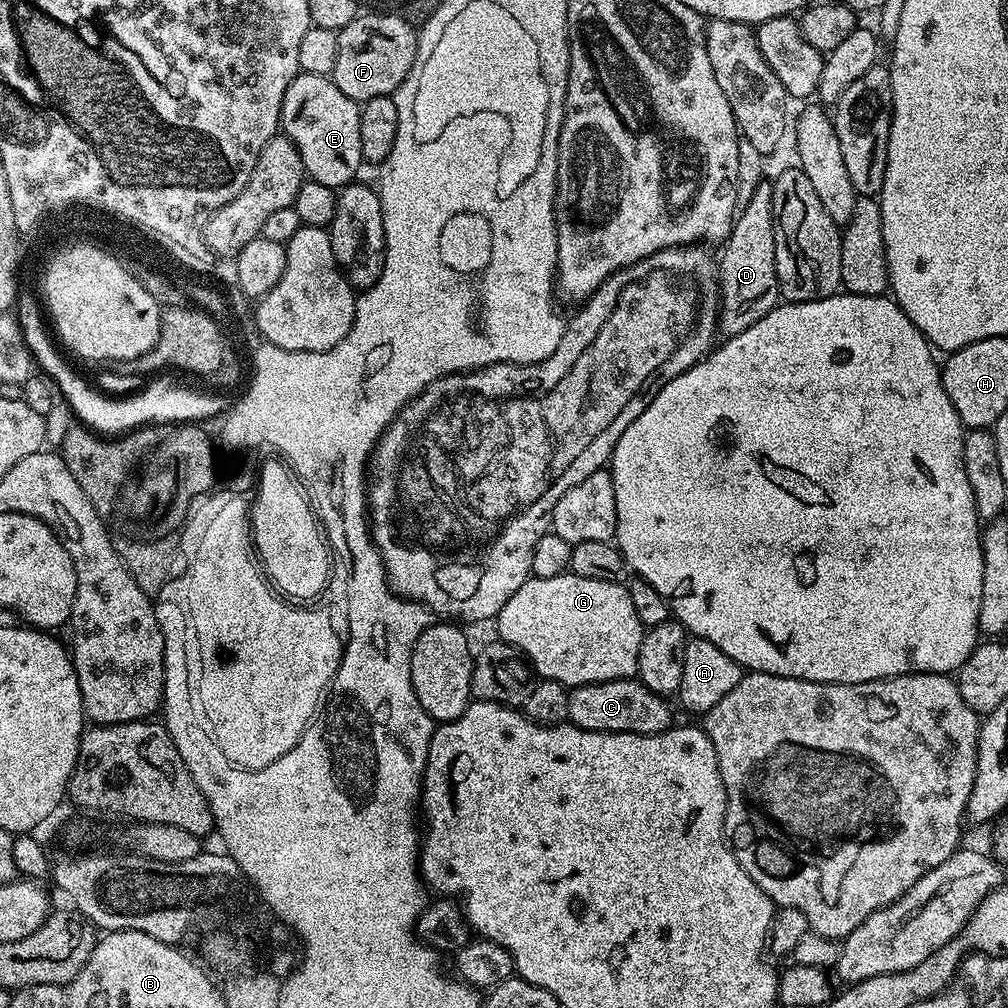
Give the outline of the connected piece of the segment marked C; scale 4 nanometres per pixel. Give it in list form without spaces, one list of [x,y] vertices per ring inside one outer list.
[[[639,678],[594,682],[569,691],[568,720],[582,730],[633,732],[639,736],[653,736],[668,731],[673,723],[668,704],[665,697],[654,694]]]

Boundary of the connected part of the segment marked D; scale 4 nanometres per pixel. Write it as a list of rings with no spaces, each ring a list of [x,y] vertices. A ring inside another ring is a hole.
[[[765,182],[754,190],[750,202],[739,209],[732,221],[732,232],[723,241],[724,253],[718,256],[720,278],[720,307],[722,315],[718,325],[725,337],[737,336],[742,330],[754,326],[781,299],[780,283],[776,273],[776,219],[774,218],[774,194],[771,183]]]

